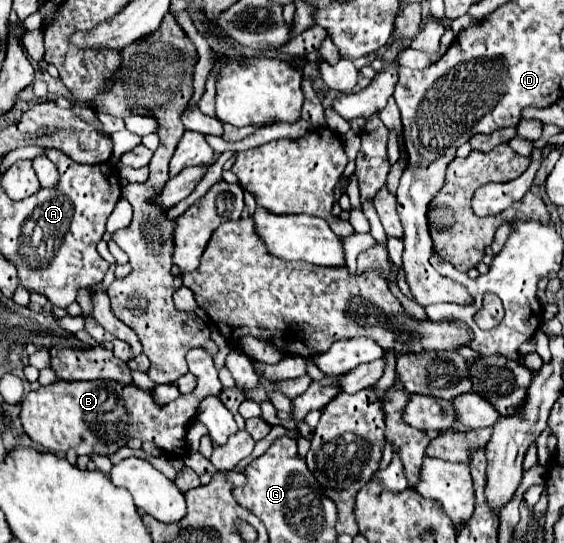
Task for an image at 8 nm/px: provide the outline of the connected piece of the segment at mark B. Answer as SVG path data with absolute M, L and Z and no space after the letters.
M193 349L187 353L187 363L189 363L189 371L197 377L197 387L187 395L179 395L175 401L167 403L165 407L159 407L153 401L151 393L137 389L133 383L121 385L115 381L59 381L49 387L39 387L37 391L31 391L21 403L23 429L33 439L33 443L43 445L47 451L57 453L57 455L67 453L67 449L71 449L71 447L77 451L77 455L91 455L91 453L107 455L107 453L113 453L115 449L123 447L129 439L137 437L141 441L153 441L167 455L181 457L187 451L185 435L187 435L187 429L189 429L193 417L197 415L199 403L209 395L219 395L223 389L223 385L217 377L217 369L213 367L213 357L209 357L201 349Z

